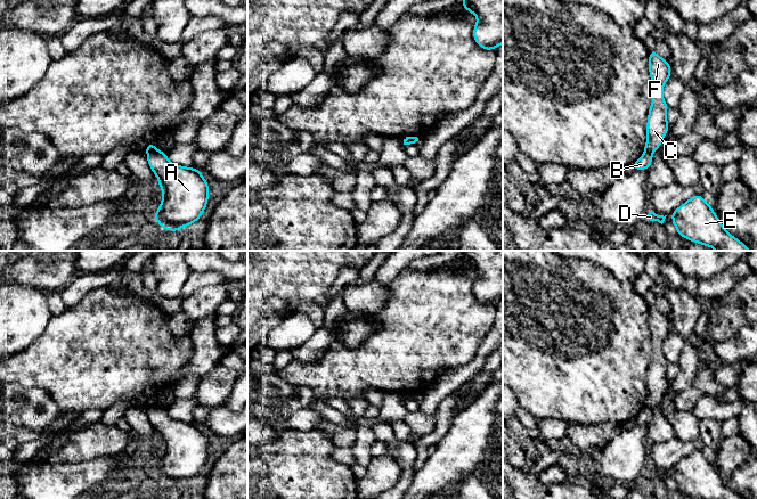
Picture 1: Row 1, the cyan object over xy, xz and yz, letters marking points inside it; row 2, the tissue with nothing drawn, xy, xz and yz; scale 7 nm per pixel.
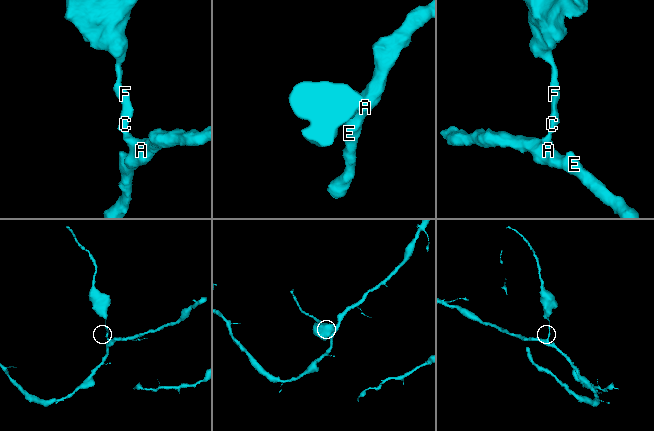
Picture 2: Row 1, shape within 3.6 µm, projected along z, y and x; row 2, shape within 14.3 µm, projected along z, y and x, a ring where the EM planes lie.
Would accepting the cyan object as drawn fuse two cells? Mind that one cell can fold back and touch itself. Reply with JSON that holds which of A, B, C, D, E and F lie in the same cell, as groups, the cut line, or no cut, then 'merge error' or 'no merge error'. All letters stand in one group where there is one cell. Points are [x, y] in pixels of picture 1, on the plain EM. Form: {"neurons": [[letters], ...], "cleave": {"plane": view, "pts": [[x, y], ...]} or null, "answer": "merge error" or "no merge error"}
{"neurons": [["A", "B", "D", "E"], ["C", "F"]], "cleave": {"plane": "xy", "pts": [[155, 405], [147, 408]]}, "answer": "merge error"}

